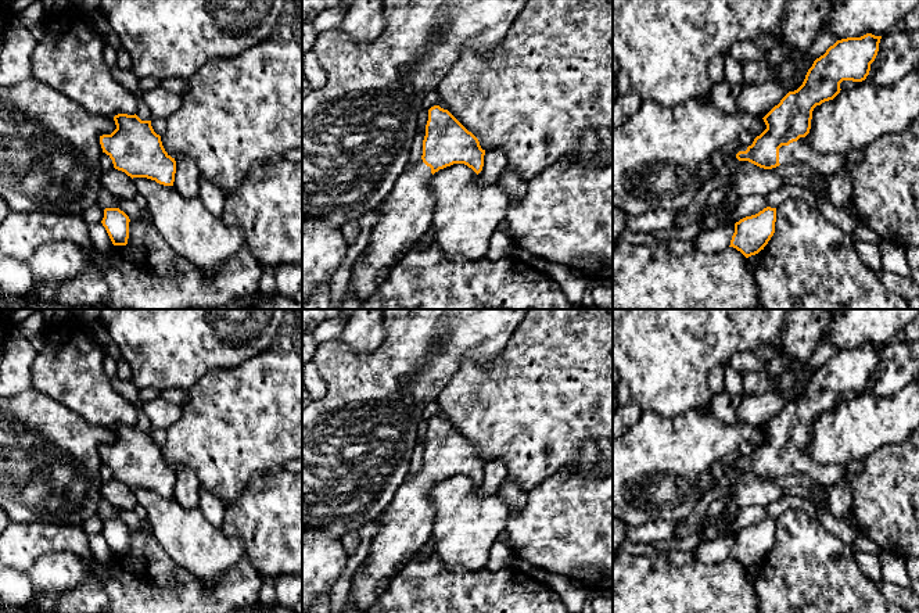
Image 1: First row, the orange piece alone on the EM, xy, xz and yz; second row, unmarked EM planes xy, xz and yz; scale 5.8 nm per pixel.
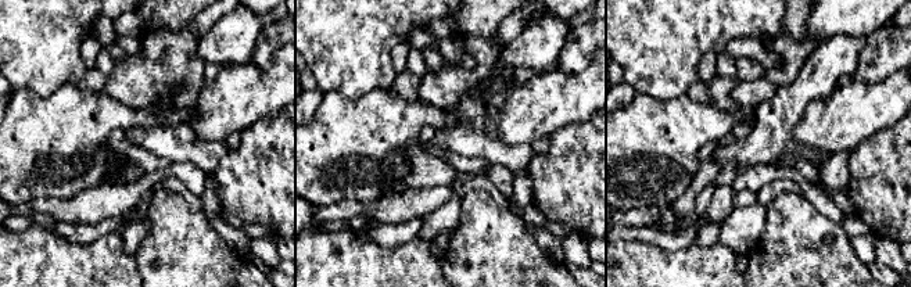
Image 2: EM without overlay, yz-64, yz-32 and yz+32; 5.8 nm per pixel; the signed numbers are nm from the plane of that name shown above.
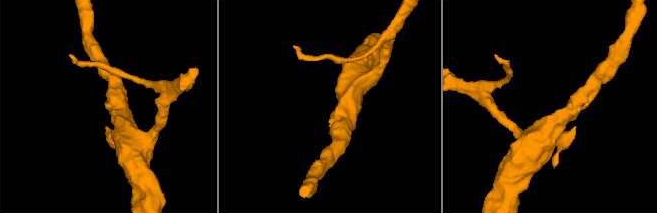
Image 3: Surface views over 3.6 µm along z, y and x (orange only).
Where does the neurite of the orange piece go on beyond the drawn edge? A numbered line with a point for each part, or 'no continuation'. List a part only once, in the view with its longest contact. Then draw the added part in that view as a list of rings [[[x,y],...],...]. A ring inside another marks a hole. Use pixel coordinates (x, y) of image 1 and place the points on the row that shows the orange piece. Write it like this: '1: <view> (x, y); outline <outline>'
1: yz (800, 151); outline [[[804,137],[779,148],[780,165],[804,164],[825,178],[839,172],[844,166],[846,158],[846,155],[821,154]]]

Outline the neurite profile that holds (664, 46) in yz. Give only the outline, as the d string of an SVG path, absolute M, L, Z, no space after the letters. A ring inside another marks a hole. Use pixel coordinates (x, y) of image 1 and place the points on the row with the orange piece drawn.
M613 0L613 57L631 78L640 100L675 107L708 93L707 68L714 55L729 55L735 42L753 42L760 35L782 43L780 26L790 0Z

